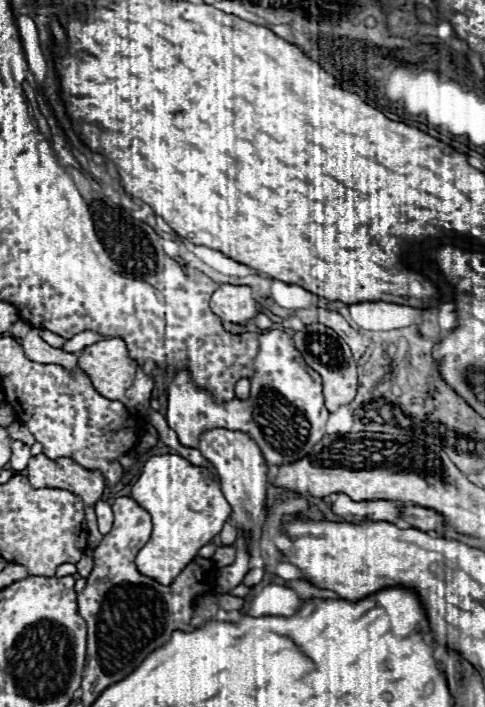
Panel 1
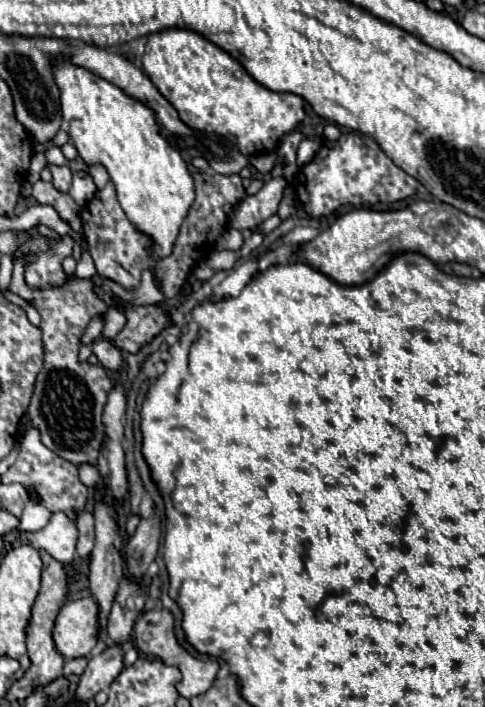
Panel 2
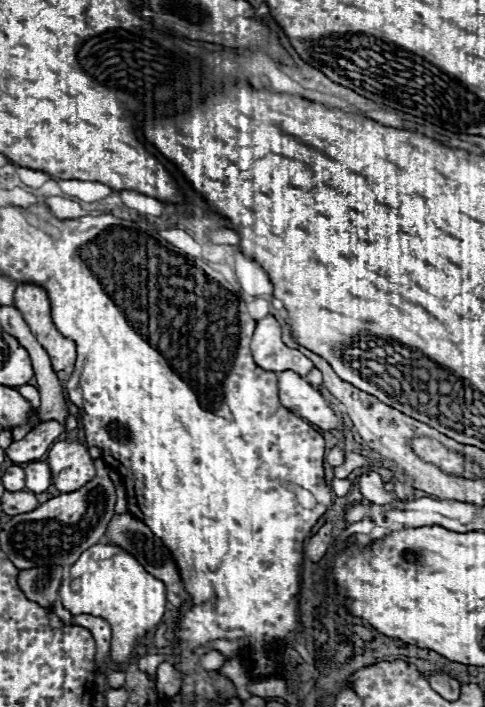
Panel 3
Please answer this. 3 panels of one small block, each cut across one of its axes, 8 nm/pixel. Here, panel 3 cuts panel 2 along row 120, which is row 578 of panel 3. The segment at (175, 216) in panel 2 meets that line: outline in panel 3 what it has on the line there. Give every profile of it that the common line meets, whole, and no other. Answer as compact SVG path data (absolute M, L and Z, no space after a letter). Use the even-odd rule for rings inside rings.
M94 544L82 552L80 560L70 568L70 580L60 586L60 600L72 614L92 614L110 622L112 626L112 650L114 664L122 664L130 658L138 638L152 630L166 610L166 586L144 570L144 566L124 548L116 544Z

